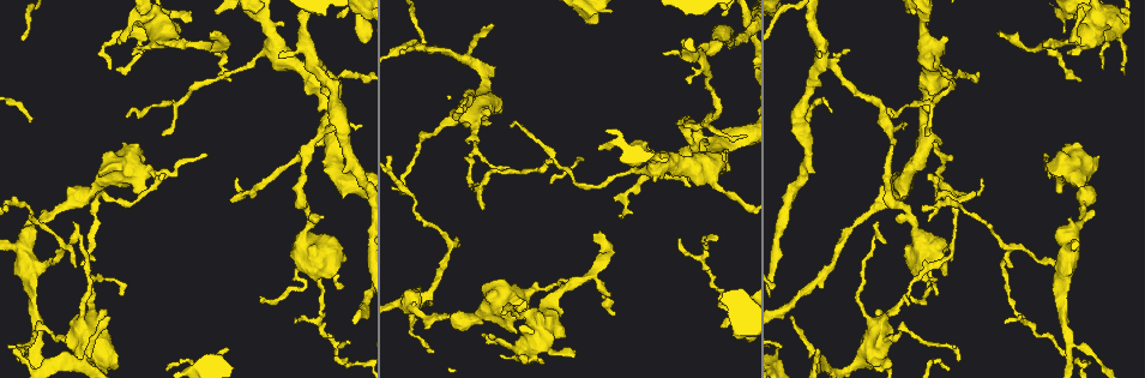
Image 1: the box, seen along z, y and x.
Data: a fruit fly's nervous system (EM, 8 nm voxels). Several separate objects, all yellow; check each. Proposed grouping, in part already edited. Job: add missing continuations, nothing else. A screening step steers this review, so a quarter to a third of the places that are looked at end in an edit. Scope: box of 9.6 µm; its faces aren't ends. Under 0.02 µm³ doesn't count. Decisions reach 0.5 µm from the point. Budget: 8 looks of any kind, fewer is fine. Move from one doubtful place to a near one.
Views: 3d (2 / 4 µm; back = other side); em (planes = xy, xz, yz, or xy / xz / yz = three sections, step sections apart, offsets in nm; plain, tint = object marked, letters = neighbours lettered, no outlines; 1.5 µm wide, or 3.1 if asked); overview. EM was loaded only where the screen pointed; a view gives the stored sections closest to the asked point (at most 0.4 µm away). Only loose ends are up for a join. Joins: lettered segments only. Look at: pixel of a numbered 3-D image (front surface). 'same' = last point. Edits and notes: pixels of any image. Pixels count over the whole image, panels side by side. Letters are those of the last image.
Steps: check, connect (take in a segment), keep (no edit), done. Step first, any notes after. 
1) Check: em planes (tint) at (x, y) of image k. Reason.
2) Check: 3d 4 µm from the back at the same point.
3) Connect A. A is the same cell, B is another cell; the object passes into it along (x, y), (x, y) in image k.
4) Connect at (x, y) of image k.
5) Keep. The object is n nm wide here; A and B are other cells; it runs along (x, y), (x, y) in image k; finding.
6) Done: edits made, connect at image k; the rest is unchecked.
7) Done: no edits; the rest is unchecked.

Check: em xz step 4 (tint) at (192, 21) of image 1. Branch stops here.

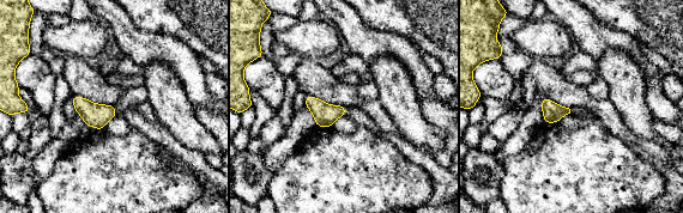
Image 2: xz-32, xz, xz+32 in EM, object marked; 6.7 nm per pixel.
Check: em planes (letters) at the same point. Cut it another way.

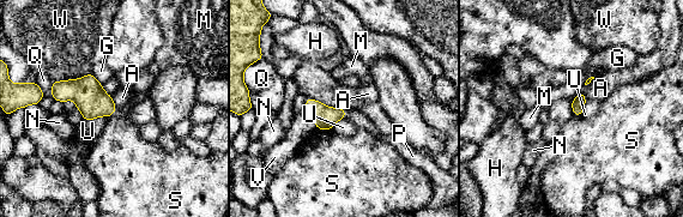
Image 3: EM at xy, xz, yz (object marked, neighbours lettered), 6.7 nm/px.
Connect P. P is the same cell, A, G, H, M, N, Q, S, U, V and W are other cells; the object passes into it along (90, 98), (114, 110), (138, 97) in image 3; it goes on there.

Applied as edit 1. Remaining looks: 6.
Check: em xz step 8 (letters) at (1099, 157) of image 1. Free end.

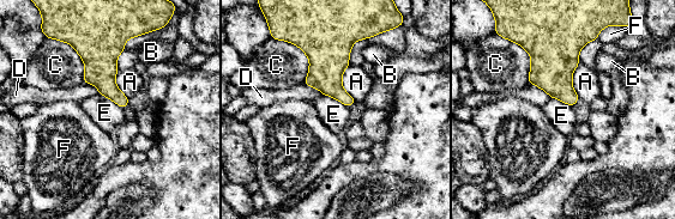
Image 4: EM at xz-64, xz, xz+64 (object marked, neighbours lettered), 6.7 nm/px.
Check: em planes (letters) at the same point. Another direction.

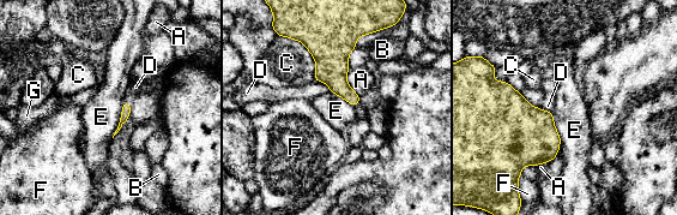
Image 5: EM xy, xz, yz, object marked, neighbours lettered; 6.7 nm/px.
Keep. A, B, C, D, E, F and G are other cells; a border runs along (124, 103), (118, 129), (112, 137) in image 5; no lettered segment goes on from it.

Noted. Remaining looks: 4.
Check: em xz step 4 (letters) at (332, 273) of image 1. Free end.

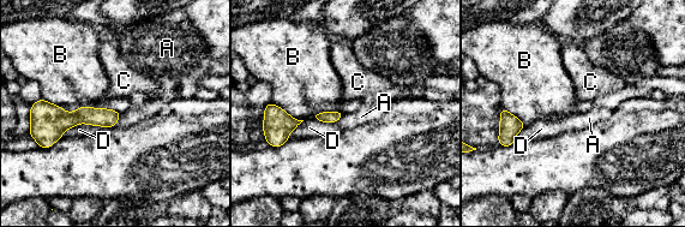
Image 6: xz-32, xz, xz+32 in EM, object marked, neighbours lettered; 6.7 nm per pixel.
Keep. A, B, C and D are other cells; a border runs along (106, 126), (76, 124), (61, 136) in image 6; no lettered segment goes on from it.

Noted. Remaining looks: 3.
Done: edits made, connect at image 3; the rest is unchecked.

